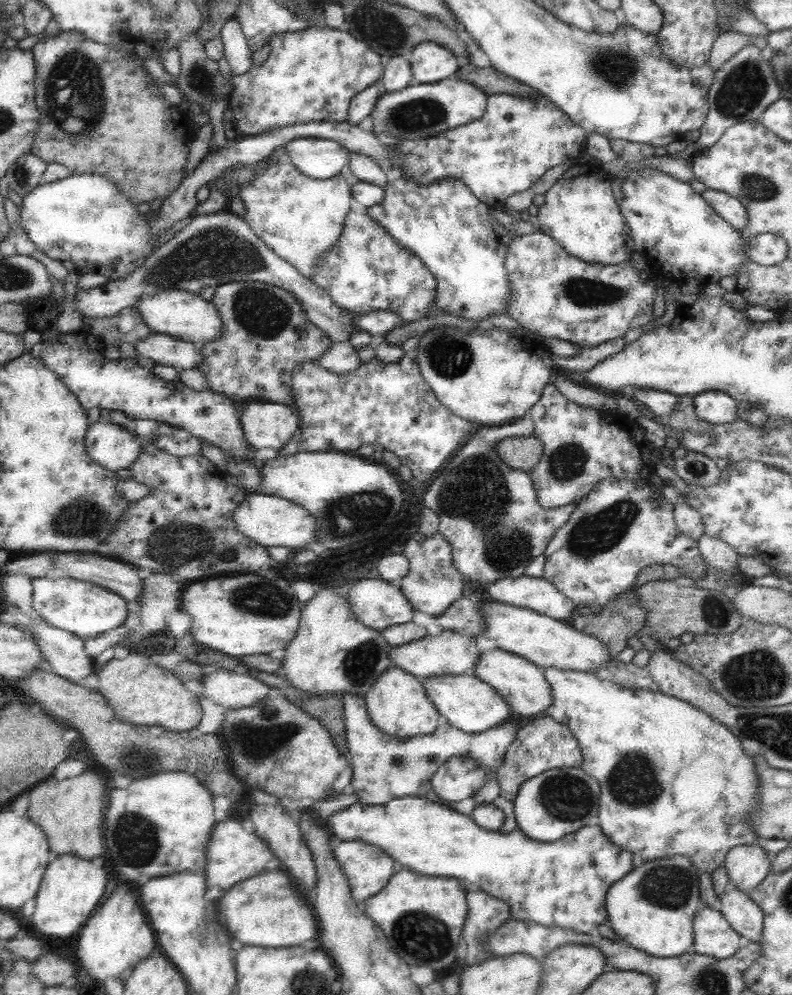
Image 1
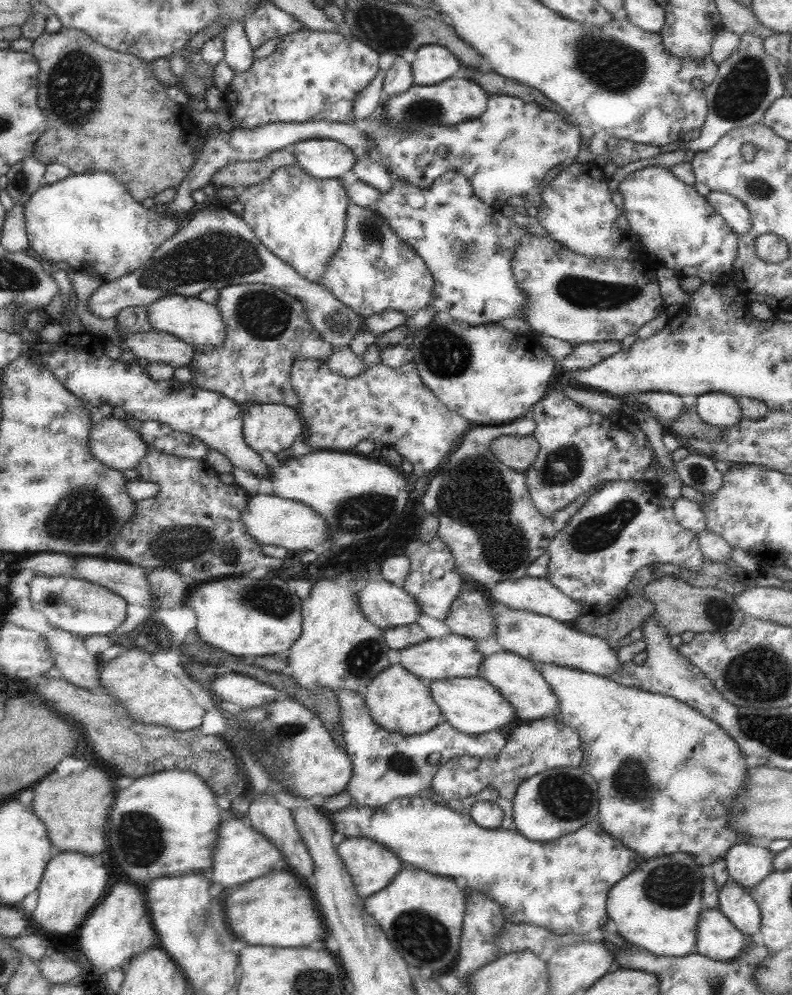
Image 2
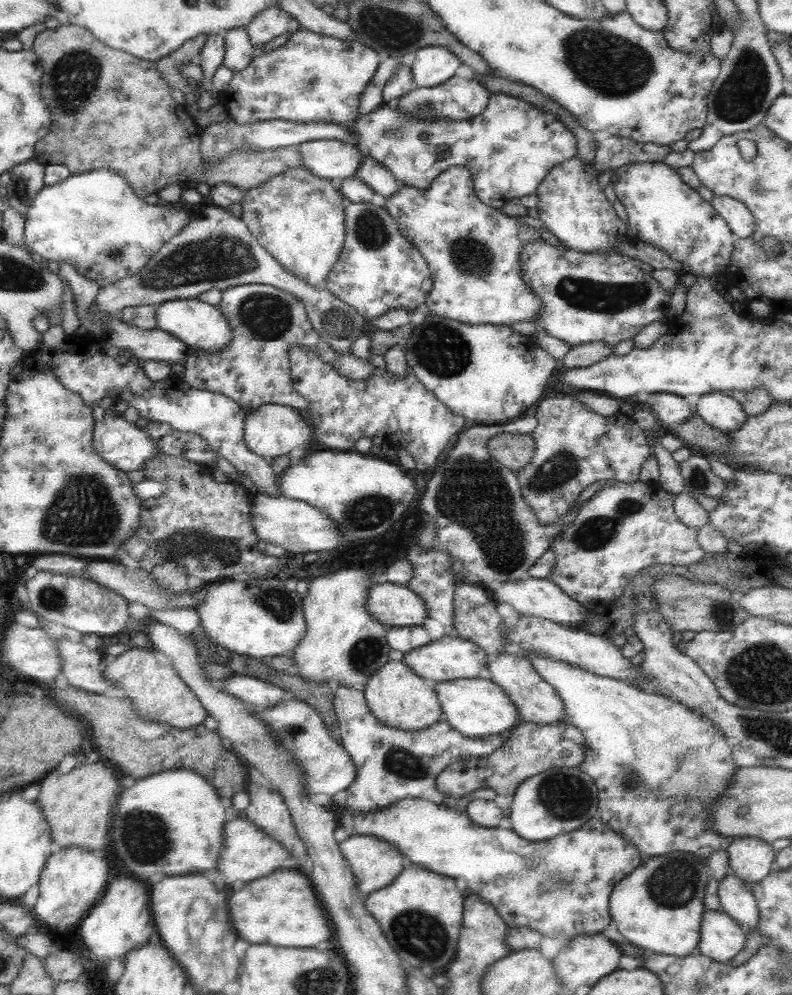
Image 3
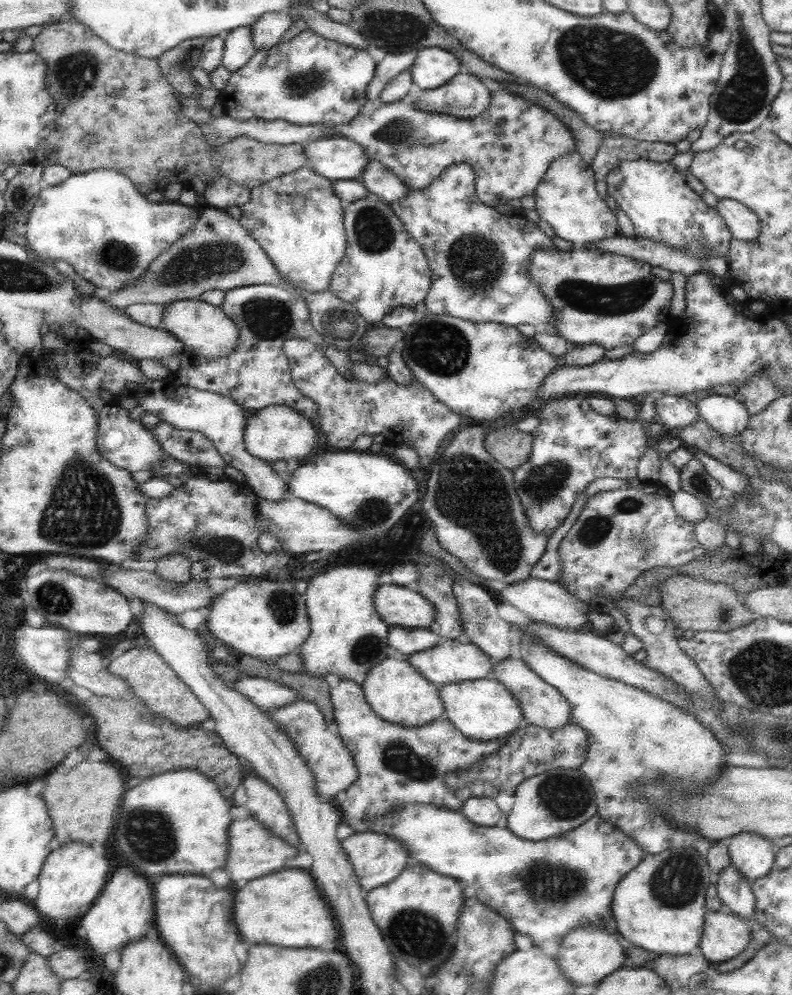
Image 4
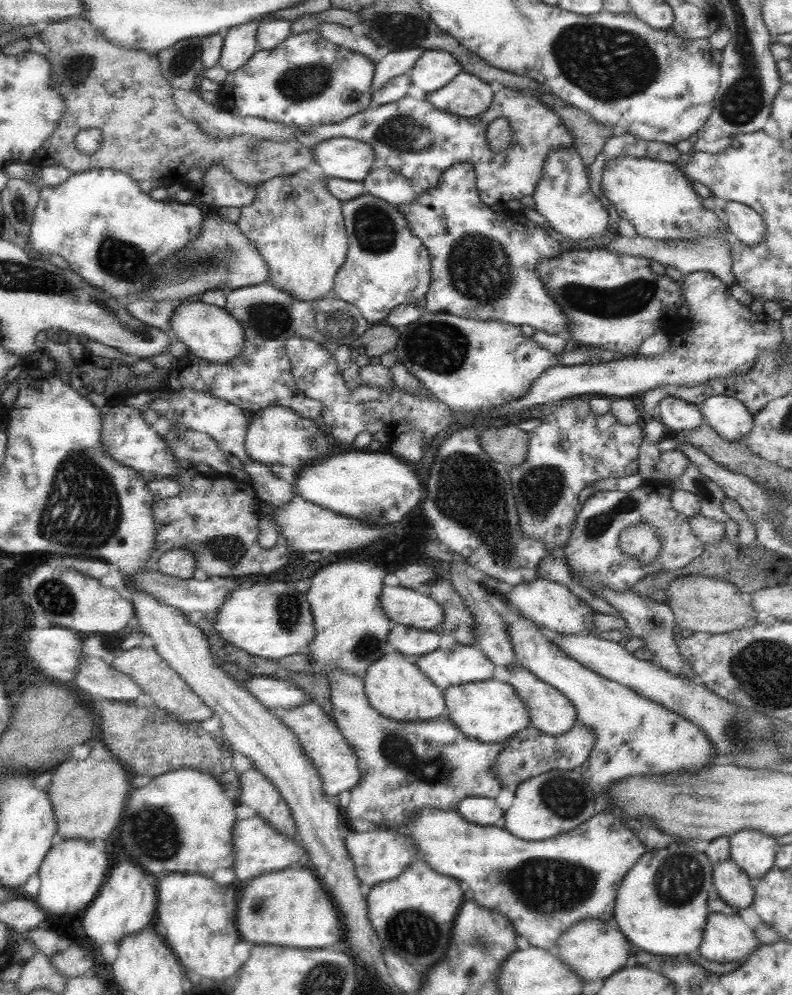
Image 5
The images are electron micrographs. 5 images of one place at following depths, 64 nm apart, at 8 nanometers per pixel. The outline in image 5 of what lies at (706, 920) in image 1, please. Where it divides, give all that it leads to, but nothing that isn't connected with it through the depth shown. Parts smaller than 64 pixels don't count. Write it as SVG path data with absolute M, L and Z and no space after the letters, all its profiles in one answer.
M721 912L707 916L697 954L717 964L743 964L757 948L759 940L753 936L753 930L735 912Z

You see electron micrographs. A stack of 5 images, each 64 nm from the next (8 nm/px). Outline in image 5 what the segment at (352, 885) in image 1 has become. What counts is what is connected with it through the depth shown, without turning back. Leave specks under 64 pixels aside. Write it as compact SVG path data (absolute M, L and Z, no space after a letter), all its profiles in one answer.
M379 828L379 830L371 830L371 832L349 830L349 834L345 836L345 848L349 852L349 858L355 864L357 880L369 888L373 888L381 882L395 880L405 870L405 866L409 866L417 856L413 838L407 832L393 830L393 828Z

